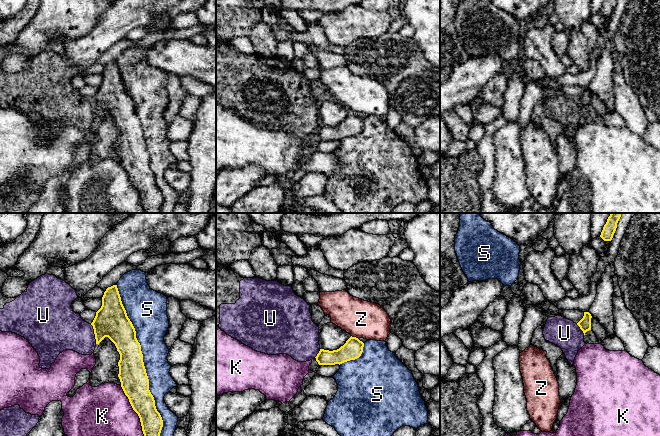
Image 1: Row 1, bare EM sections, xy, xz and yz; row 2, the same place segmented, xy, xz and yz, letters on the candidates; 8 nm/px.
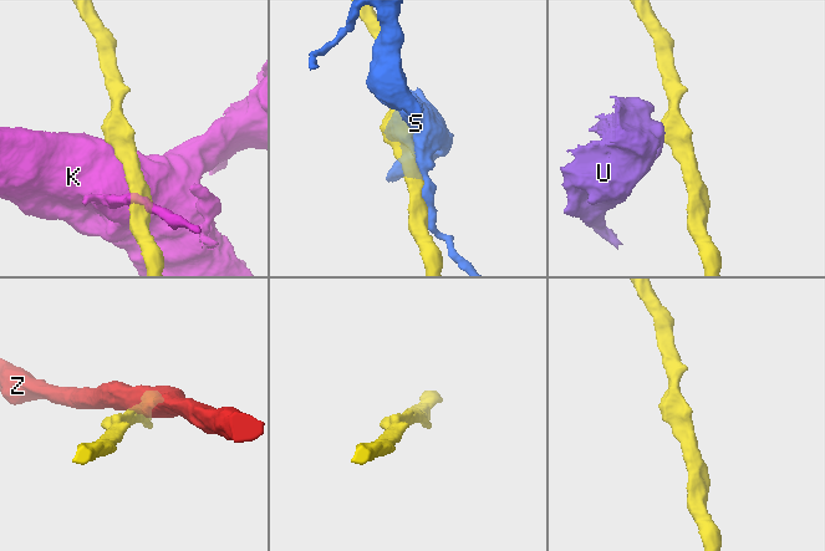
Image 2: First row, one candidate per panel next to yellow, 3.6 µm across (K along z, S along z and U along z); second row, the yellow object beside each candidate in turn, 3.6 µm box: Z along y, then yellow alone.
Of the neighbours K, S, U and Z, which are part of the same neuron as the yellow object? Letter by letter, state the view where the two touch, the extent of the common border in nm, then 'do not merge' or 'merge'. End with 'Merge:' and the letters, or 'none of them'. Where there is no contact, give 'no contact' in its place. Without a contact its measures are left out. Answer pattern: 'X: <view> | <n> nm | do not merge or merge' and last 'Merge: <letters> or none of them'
K: xy | 460 nm | do not merge
S: xy | 1250 nm | do not merge
U: xy | 170 nm | do not merge
Z: xz | 60 nm | do not merge
Merge: none of them

